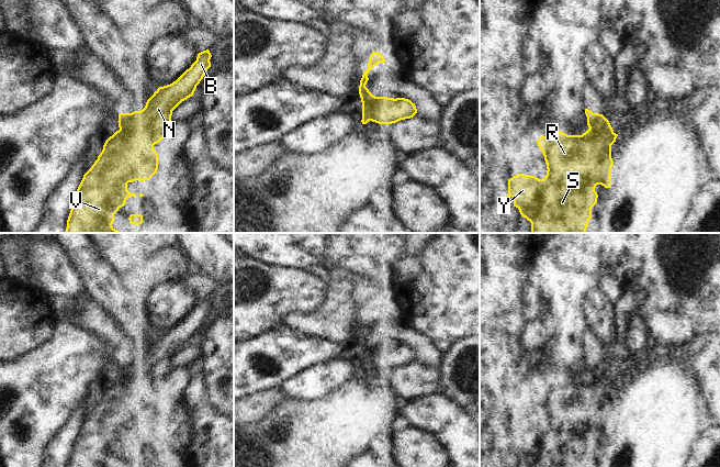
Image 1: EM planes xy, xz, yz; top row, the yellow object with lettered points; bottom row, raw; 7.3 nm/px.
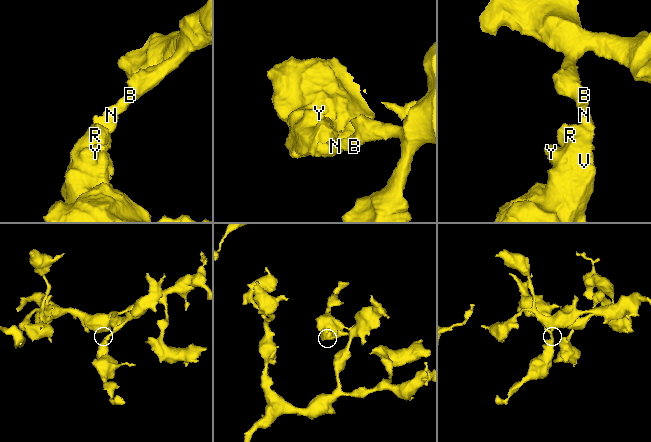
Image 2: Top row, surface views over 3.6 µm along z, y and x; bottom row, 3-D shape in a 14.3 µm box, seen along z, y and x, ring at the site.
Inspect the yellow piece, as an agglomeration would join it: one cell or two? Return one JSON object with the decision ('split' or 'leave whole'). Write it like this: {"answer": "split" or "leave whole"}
{"answer": "leave whole"}

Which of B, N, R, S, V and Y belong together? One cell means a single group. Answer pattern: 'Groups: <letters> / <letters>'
Groups: B N R S V Y

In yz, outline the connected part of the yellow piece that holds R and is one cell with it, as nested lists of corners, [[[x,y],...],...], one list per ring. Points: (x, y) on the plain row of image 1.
[[[585,355],[588,376],[582,381],[567,381],[555,374],[552,374],[547,382],[541,382],[537,390],[542,397],[547,410],[547,421],[539,425],[531,421],[518,420],[508,425],[508,442],[514,445],[521,463],[528,467],[589,467],[592,454],[597,449],[598,441],[595,437],[597,431],[605,434],[611,433],[611,391],[616,388],[616,380],[609,367],[599,359],[593,359]]]

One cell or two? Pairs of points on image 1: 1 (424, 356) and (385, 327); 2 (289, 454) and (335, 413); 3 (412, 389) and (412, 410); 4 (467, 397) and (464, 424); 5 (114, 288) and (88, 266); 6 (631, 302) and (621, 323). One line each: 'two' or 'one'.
1: one
2: one
3: two
4: two
5: one
6: one

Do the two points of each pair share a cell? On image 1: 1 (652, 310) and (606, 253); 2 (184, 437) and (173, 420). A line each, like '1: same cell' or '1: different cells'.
1: same cell
2: same cell

